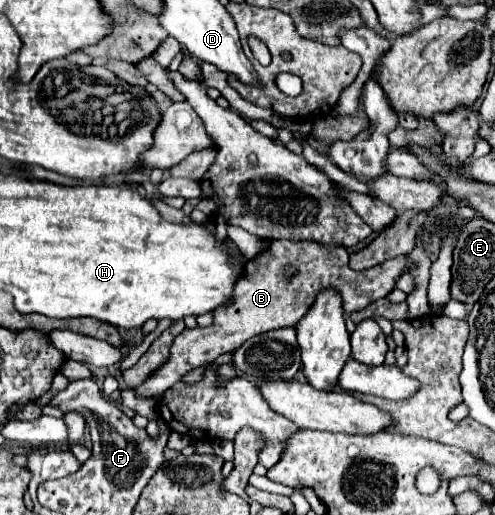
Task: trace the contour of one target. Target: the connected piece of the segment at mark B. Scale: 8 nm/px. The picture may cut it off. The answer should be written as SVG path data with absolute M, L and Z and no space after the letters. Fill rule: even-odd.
M272 240L264 252L260 252L256 258L252 258L246 264L244 276L238 280L234 288L236 300L232 302L232 306L214 310L212 326L206 328L196 326L192 330L186 328L182 334L178 334L172 344L172 356L146 382L142 382L136 388L136 392L146 398L164 394L168 388L180 382L180 378L186 372L202 364L214 362L220 354L236 350L252 336L278 328L294 328L310 310L316 296L326 288L336 290L342 298L344 312L352 314L380 298L386 298L394 290L396 280L410 270L412 270L412 260L408 256L398 256L386 260L380 266L356 272L348 268L348 250L344 246L328 246L314 240ZM286 264L298 266L298 274L290 280L282 276L282 268Z

